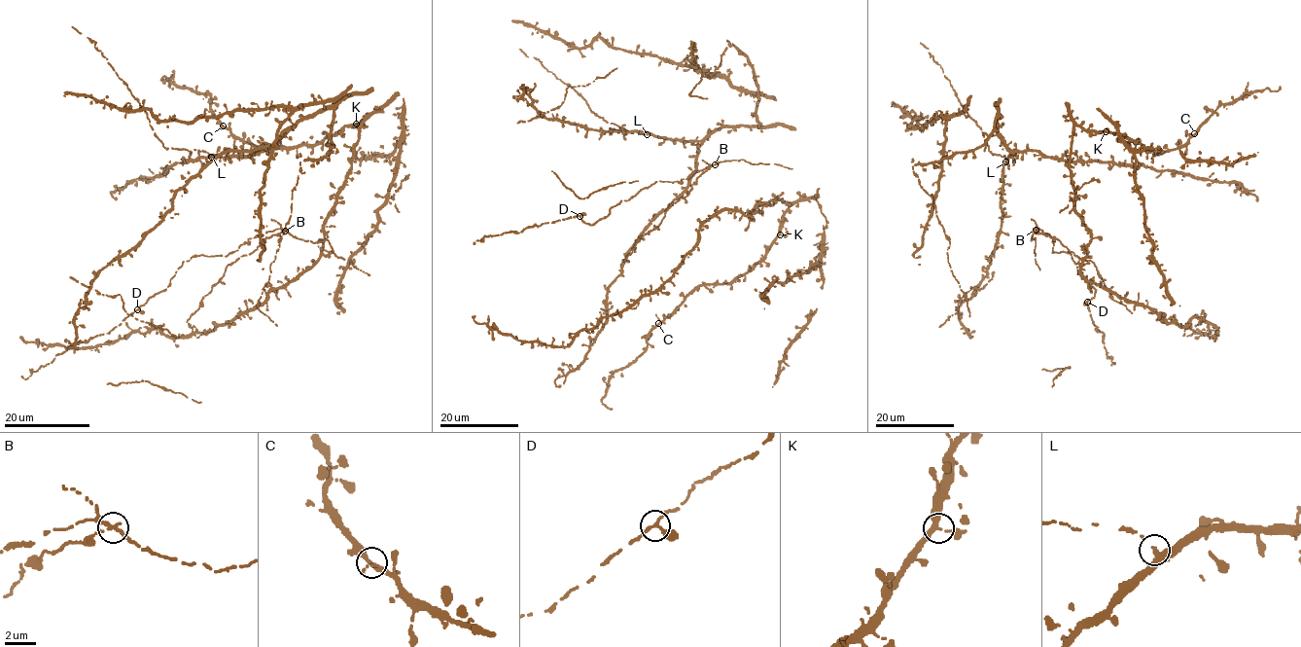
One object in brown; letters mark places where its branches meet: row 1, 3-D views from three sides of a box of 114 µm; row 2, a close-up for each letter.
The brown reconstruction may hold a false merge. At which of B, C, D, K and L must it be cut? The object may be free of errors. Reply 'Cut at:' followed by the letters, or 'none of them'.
Cut at: B

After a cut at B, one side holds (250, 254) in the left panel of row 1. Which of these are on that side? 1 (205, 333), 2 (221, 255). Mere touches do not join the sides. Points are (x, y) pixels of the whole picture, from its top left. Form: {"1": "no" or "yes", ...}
{"1": "no", "2": "no"}

